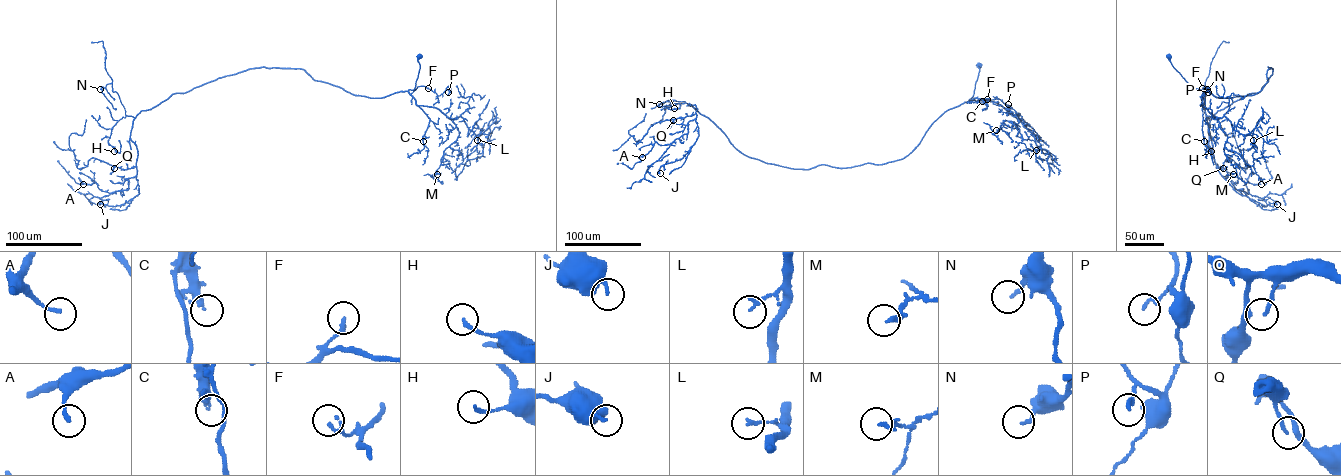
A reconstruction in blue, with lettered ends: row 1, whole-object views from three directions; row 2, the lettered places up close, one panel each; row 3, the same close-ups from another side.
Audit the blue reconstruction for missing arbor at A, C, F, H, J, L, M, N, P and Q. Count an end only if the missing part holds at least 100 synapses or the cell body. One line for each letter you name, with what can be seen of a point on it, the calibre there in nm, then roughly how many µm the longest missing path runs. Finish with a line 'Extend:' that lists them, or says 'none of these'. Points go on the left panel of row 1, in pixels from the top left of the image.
C: (423, 141) | 200 nm | 100 µm
Extend: C

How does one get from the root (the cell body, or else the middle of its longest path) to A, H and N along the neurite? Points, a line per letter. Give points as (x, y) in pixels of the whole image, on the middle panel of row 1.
A: (978, 65), (968, 102), (900, 159), (768, 163), (691, 105), (688, 132), (642, 157)
H: (978, 65), (968, 102), (944, 112), (904, 158), (880, 164), (768, 163), (742, 153), (692, 106), (674, 108)
N: (978, 65), (968, 102), (944, 112), (904, 158), (880, 164), (768, 163), (742, 153), (684, 101), (659, 104)

